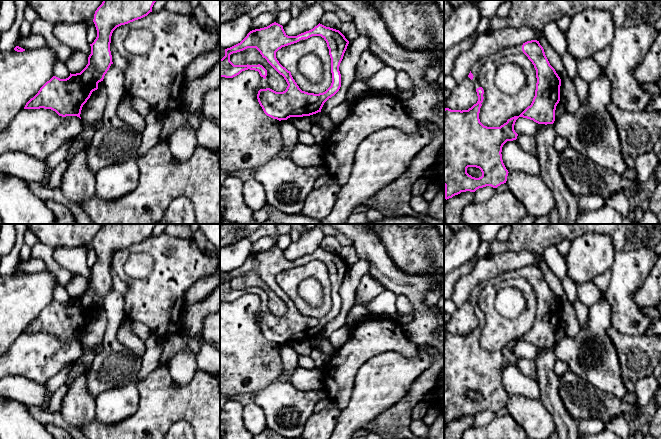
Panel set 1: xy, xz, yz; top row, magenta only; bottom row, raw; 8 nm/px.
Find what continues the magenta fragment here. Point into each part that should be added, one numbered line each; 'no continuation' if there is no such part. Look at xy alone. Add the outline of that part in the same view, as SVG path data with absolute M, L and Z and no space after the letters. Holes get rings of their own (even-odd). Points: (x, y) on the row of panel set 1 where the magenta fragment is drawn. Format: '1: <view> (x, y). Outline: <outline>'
no continuation

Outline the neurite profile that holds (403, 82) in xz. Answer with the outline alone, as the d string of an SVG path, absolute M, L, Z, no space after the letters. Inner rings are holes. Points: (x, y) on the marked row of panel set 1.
M397 70L396 86L397 86L397 90L400 91L408 91L408 90L414 91L414 84L411 78L405 71L402 70Z

